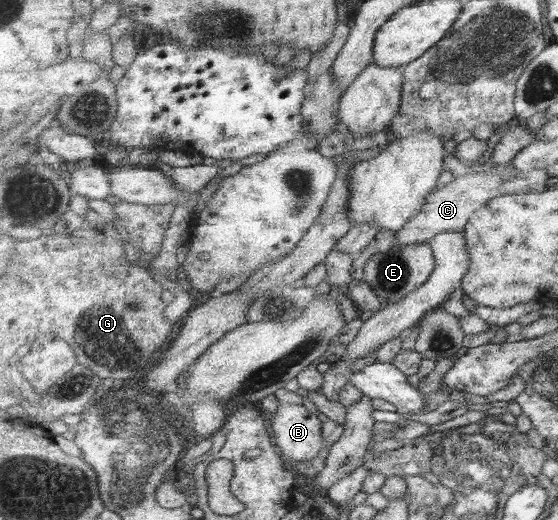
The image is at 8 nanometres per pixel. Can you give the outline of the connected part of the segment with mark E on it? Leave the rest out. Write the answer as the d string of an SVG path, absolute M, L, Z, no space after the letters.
M396 242L389 250L376 252L369 257L364 266L363 279L386 304L391 304L424 285L432 277L434 268L436 259L430 243L404 246Z

